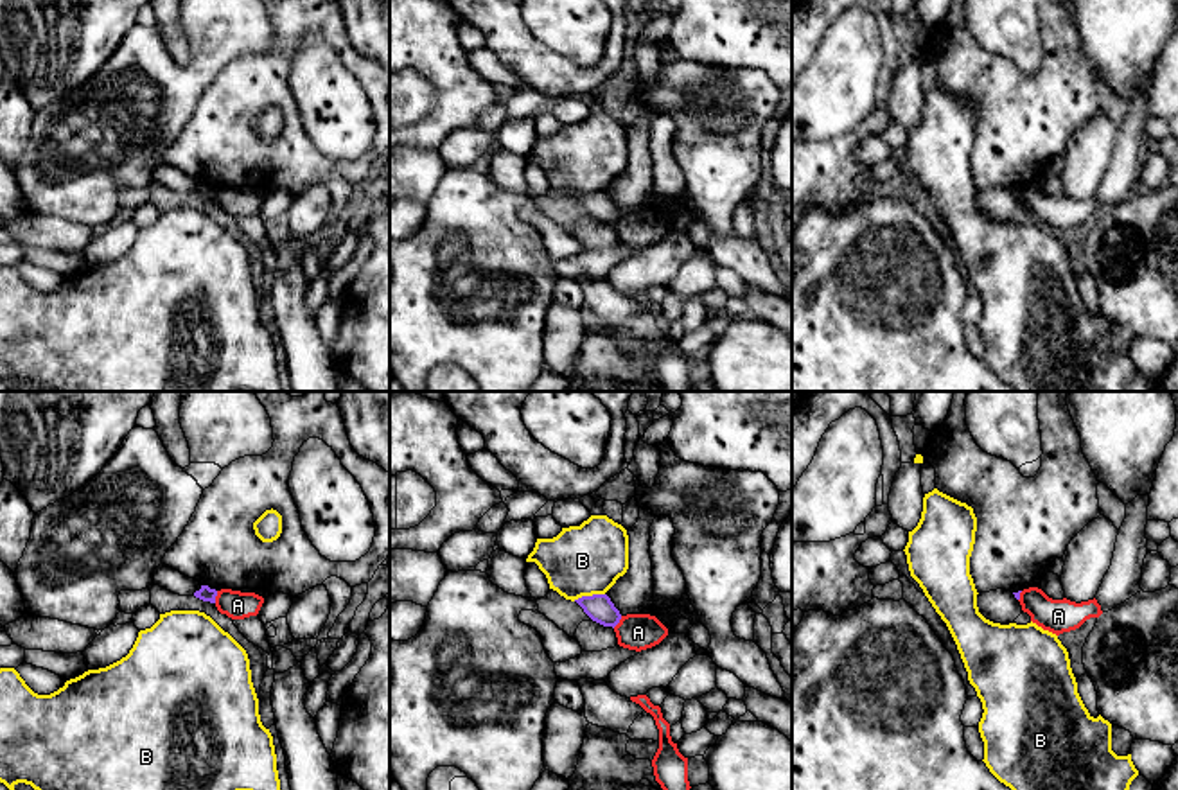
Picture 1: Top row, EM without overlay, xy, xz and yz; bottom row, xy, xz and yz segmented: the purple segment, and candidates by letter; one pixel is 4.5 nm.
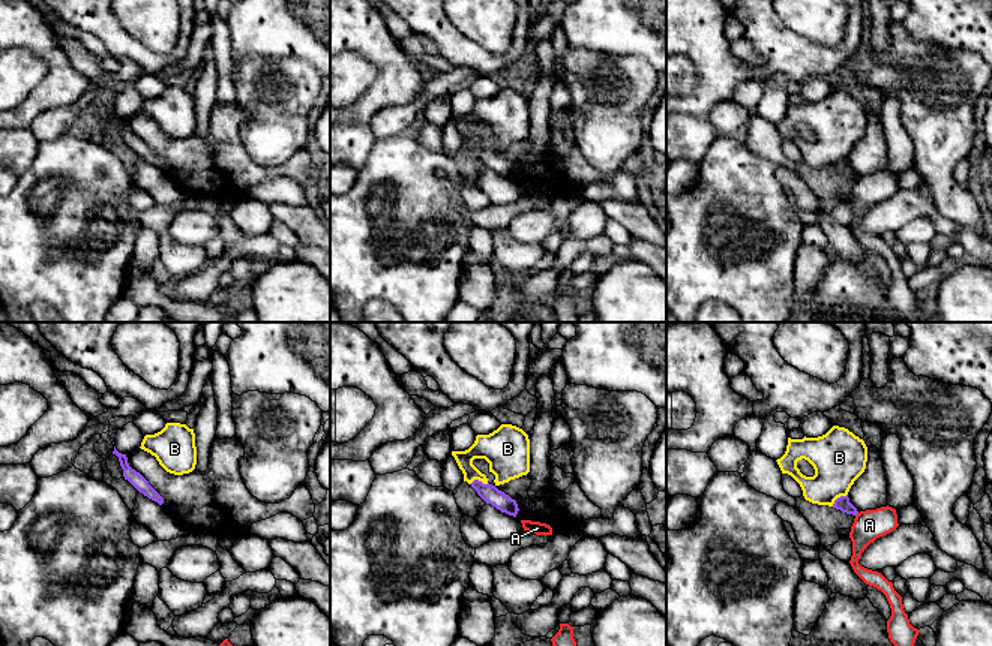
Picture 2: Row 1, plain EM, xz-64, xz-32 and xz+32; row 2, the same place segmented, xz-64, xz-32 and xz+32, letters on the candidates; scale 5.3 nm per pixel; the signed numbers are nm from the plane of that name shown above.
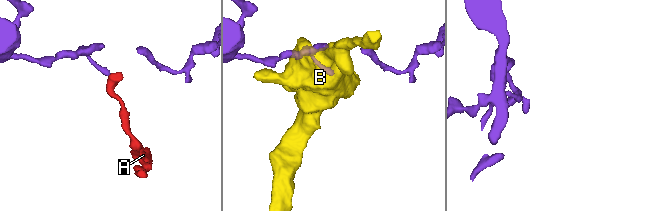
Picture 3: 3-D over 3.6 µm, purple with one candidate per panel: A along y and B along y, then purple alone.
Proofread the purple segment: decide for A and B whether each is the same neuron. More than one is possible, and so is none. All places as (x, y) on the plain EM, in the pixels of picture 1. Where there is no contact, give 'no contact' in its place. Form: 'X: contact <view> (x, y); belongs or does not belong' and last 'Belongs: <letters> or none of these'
A: contact xy (216, 193); does not belong
B: contact xz (588, 194); does not belong
Belongs: none of these

